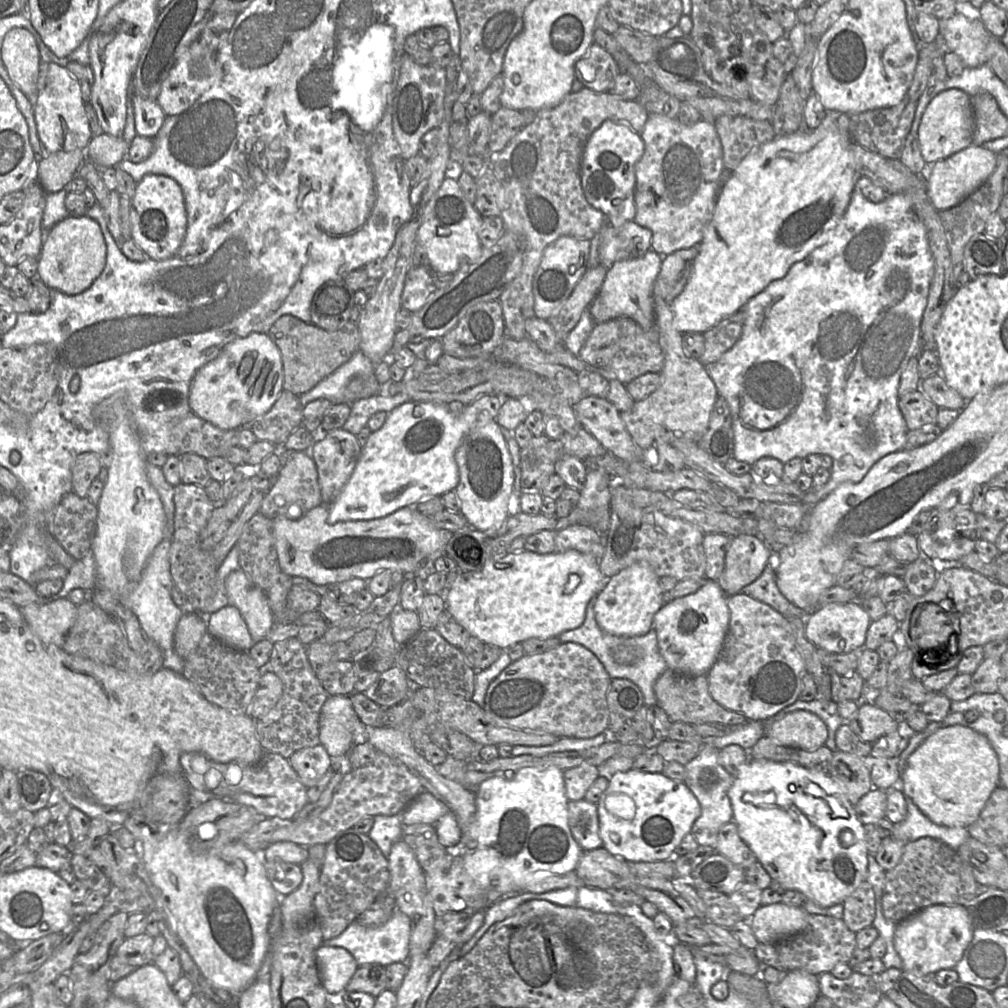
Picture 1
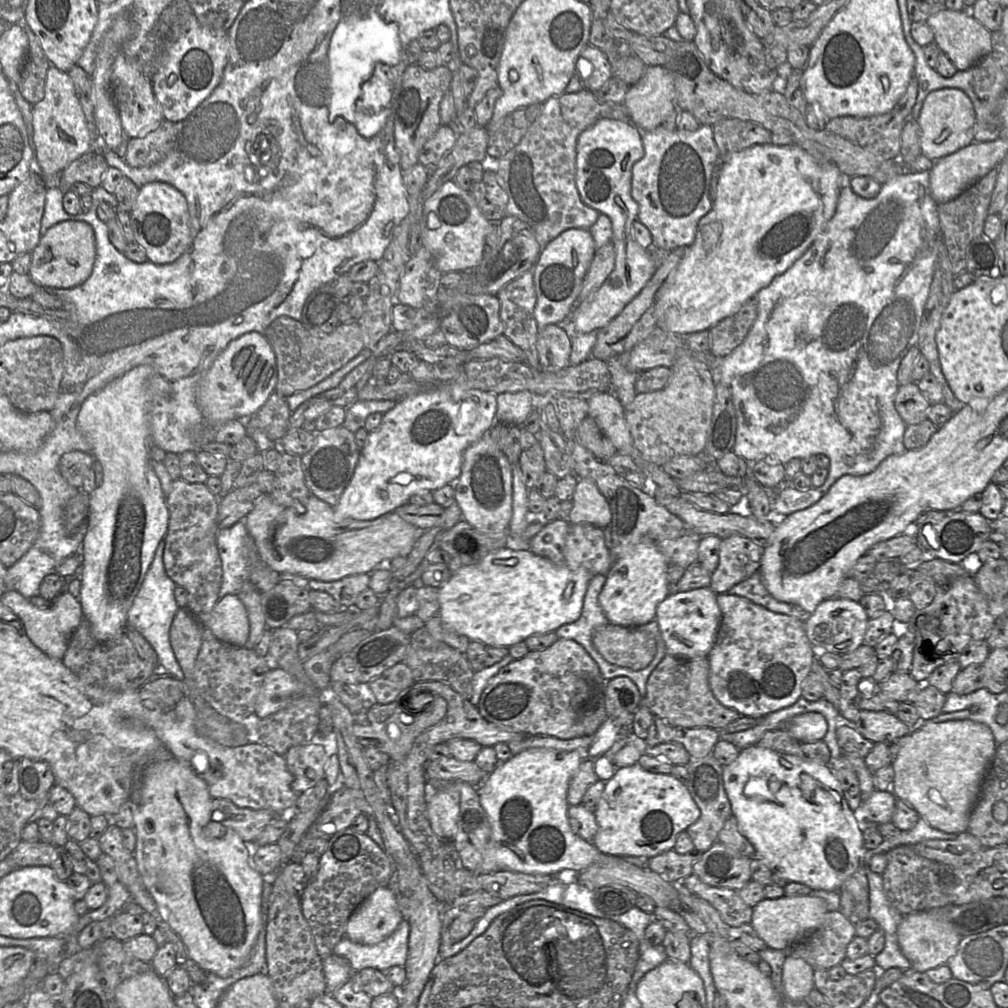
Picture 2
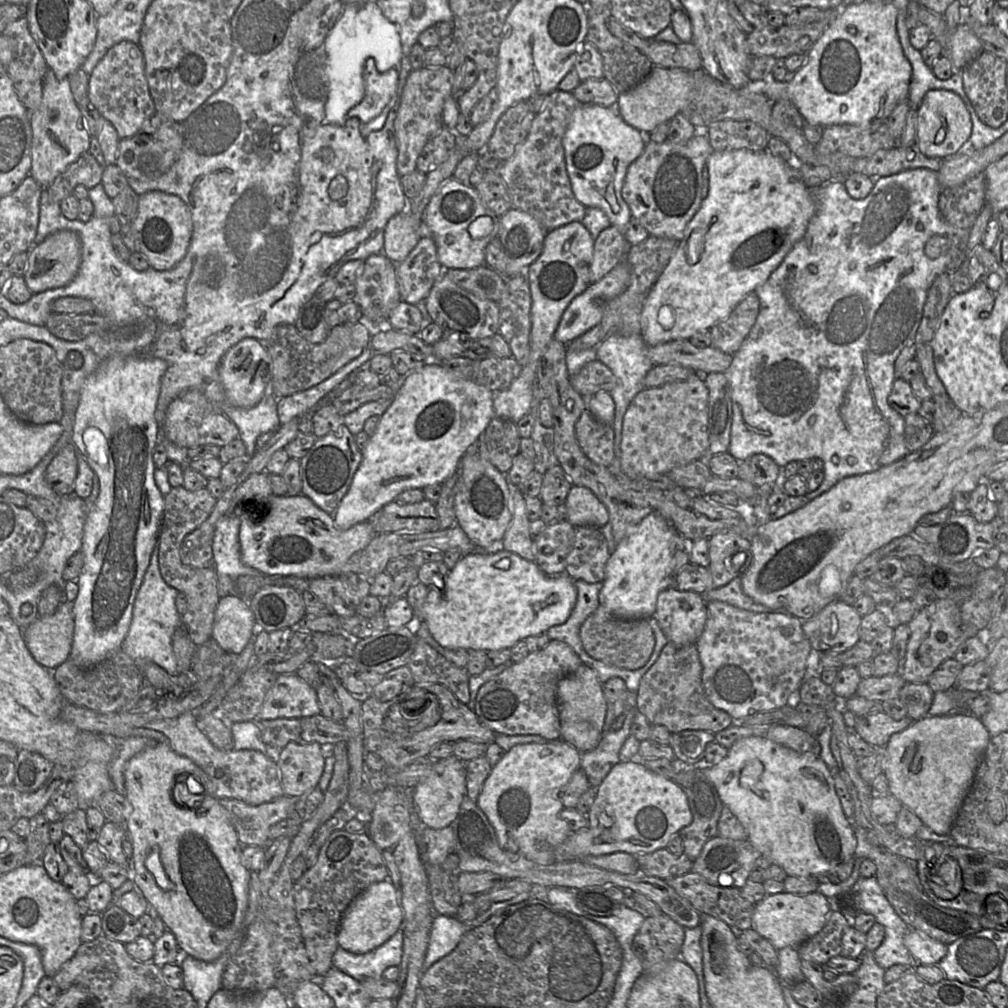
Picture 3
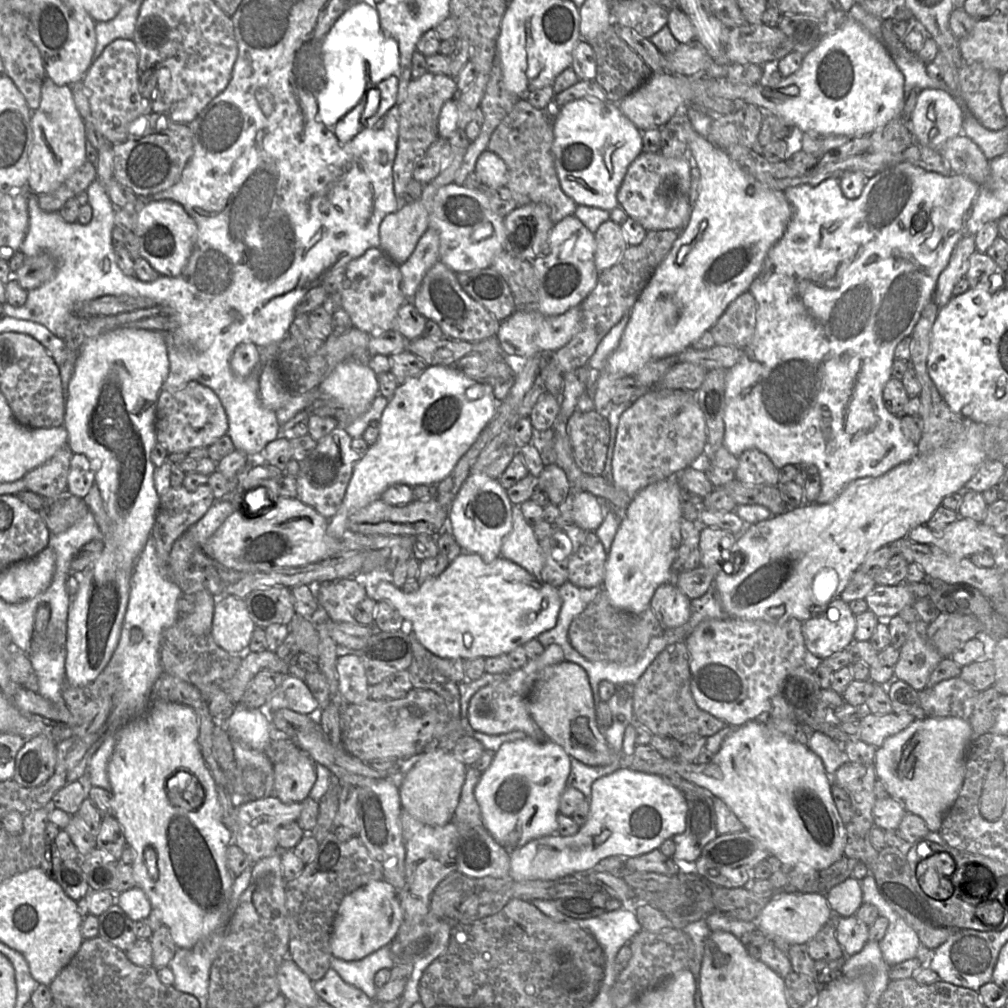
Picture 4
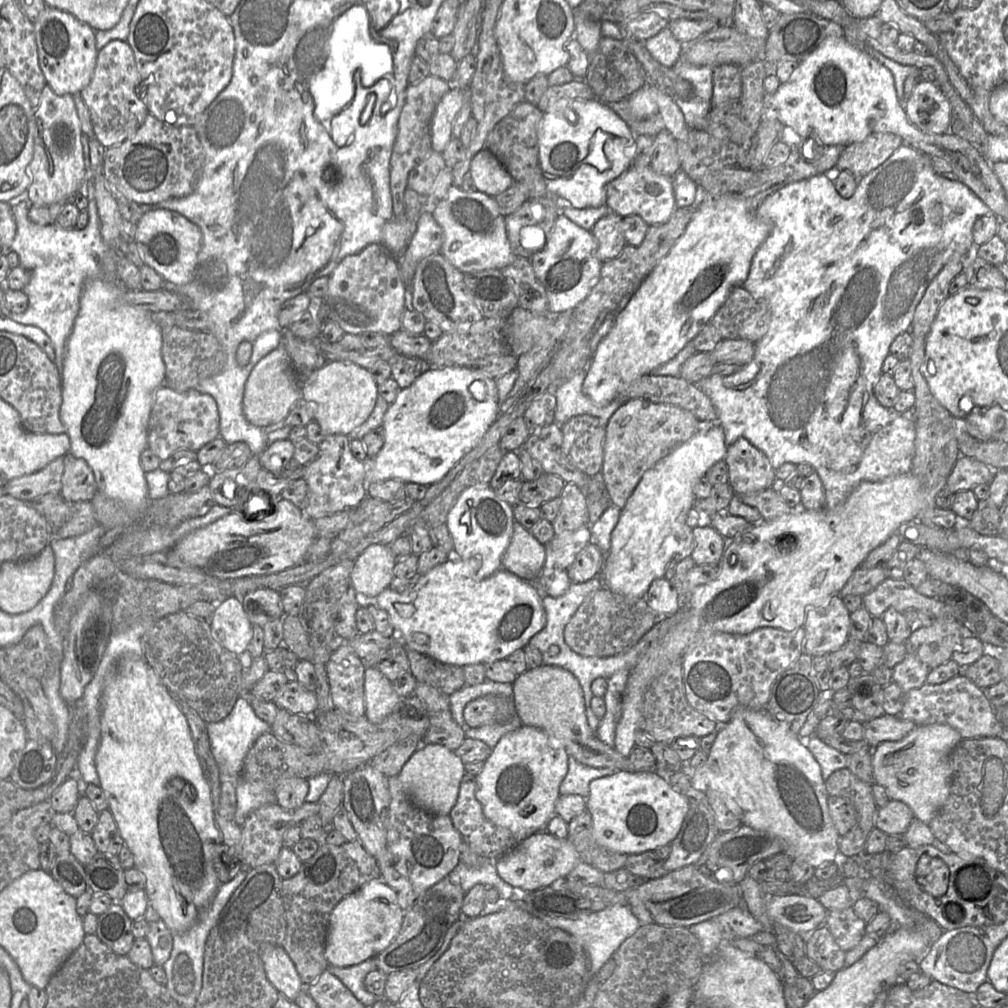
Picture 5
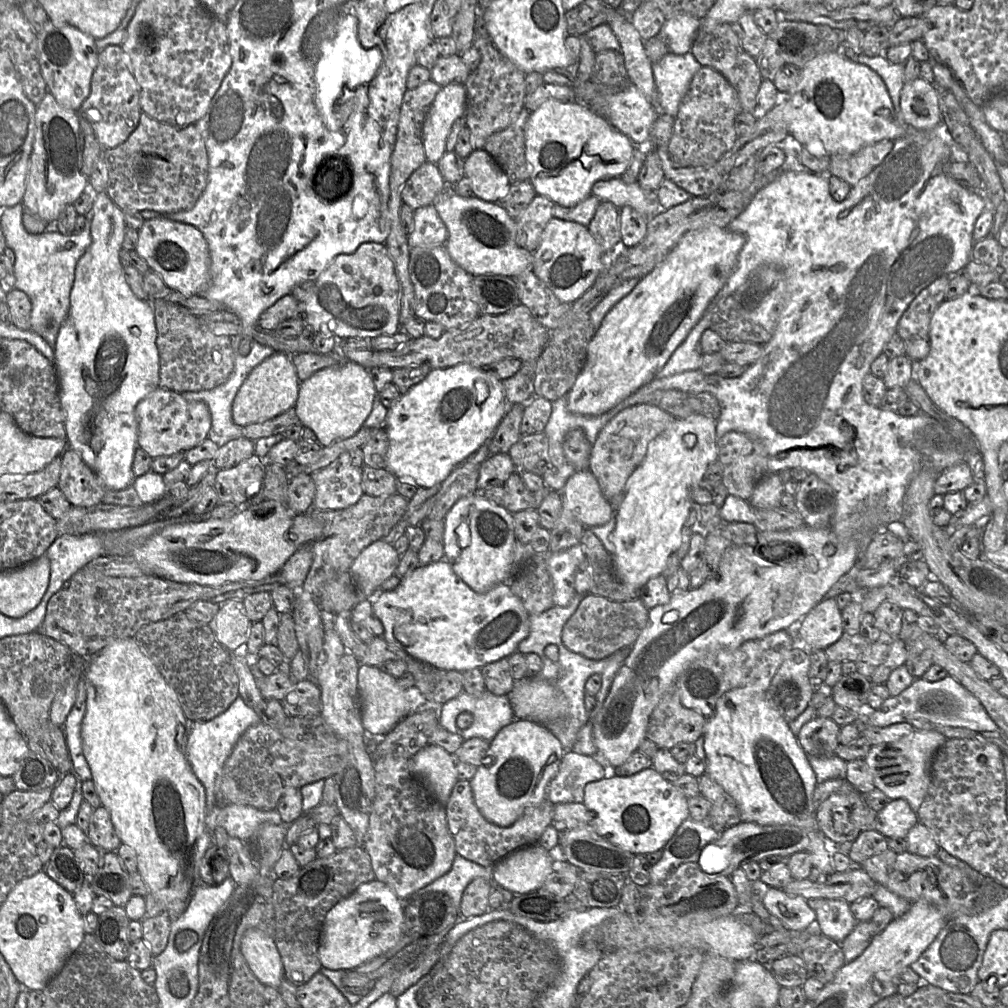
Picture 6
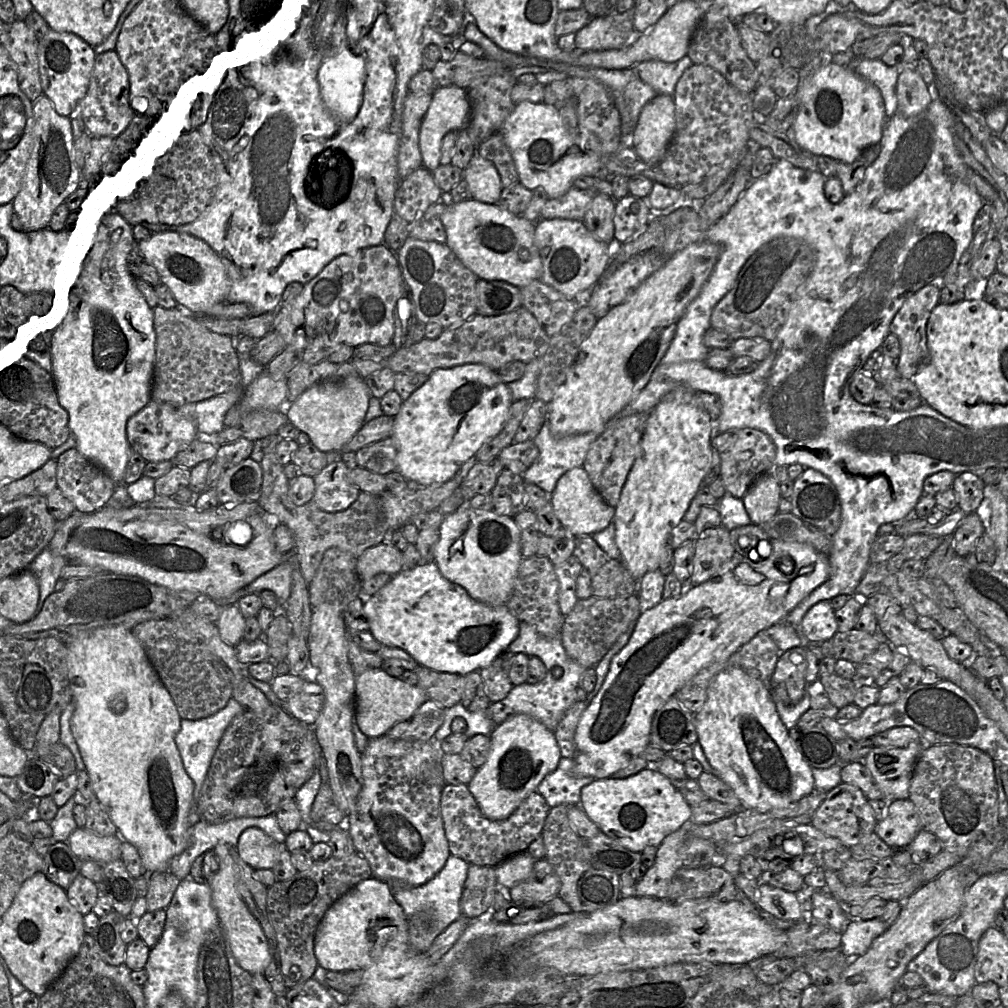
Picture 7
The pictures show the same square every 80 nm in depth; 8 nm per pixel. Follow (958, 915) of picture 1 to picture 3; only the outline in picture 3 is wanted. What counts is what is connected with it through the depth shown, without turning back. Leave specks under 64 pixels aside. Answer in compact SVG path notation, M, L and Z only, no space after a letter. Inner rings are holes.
M912 929L906 933L904 944L918 964L922 965L938 964L948 950L947 944Z

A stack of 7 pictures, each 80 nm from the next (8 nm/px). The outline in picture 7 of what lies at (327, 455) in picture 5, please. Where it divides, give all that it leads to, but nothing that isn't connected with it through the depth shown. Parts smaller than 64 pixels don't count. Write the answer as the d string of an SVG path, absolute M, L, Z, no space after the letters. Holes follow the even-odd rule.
M341 460L328 464L314 480L313 502L324 512L336 513L348 509L360 490L349 478L349 468Z

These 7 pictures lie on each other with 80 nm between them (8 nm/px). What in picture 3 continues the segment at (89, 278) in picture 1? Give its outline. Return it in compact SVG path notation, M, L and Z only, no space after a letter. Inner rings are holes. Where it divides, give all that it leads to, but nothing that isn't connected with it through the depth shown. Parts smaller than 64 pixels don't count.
M59 230L49 235L28 253L28 263L23 274L29 290L35 294L58 288L70 283L76 276L81 261L81 241L79 235L70 230Z

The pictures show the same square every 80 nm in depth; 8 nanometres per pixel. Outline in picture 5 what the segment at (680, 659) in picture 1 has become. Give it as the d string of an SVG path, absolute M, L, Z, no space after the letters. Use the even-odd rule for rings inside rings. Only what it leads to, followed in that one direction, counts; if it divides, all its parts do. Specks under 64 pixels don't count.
M665 577L654 580L644 598L658 619L676 614L683 606L683 595Z

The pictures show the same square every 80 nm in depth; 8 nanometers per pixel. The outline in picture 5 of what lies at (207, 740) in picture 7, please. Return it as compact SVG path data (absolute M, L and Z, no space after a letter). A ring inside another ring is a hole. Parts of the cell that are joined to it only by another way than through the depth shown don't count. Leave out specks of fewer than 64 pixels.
M242 695L236 700L227 717L218 722L207 723L211 751L220 773L228 773L231 777L238 777L239 780L243 761L249 749L260 735L269 731L271 731L270 724L256 715L246 695Z

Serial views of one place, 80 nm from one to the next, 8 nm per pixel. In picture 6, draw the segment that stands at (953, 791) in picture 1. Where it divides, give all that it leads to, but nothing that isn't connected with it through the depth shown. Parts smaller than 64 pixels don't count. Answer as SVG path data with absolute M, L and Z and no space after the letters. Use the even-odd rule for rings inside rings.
M915 729L898 741L872 746L864 760L875 787L885 793L890 800L906 800L917 812L928 793L932 758L946 740L947 738L940 732Z

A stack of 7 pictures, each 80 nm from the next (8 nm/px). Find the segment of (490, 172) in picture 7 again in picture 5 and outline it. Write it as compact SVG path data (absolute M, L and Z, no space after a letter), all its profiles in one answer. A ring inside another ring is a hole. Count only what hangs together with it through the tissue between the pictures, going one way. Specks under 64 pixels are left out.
M486 148L474 156L469 173L473 178L476 190L491 197L504 192L514 183L507 169Z

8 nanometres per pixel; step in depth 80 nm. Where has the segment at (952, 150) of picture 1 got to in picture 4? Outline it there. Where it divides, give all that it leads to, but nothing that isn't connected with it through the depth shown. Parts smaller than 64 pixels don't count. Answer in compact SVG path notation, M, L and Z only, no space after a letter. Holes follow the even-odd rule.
M924 89L918 93L911 116L914 140L933 150L950 138L962 135L964 111L957 100L941 89Z

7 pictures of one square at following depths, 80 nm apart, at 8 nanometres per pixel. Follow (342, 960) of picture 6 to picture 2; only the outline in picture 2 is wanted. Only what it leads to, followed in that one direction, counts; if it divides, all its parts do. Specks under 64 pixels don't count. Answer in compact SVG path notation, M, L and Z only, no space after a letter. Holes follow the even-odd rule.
M387 886L380 887L353 911L345 937L361 944L377 944L391 935L402 920L394 892Z

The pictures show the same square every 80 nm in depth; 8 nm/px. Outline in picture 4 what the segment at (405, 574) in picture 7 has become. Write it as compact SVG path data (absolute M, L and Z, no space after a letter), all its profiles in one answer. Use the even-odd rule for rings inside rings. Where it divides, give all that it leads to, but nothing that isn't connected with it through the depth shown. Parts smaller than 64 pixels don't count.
M463 550L443 573L424 581L416 592L402 592L393 584L391 573L390 579L376 584L373 599L391 603L404 620L411 621L418 640L430 652L443 658L464 660L508 654L516 647L536 639L541 633L555 627L562 605L559 588L543 582L514 562L499 556L493 562L485 563L480 555Z

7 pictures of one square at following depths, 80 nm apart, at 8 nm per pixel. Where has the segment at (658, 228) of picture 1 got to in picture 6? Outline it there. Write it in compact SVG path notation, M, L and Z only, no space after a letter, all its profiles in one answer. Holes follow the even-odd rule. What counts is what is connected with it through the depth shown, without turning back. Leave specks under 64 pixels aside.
M621 178L599 180L593 184L591 193L598 197L600 201L611 202L618 209L624 206L630 206L645 215L648 219L655 217L663 211L656 191L644 190L637 182L627 184Z

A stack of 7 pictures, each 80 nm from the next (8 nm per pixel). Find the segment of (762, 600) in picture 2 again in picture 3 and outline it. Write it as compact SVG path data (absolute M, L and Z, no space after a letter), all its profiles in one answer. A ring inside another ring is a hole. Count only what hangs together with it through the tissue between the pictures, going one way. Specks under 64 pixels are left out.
M740 577L734 578L727 585L711 588L706 593L702 594L702 596L707 603L718 600L755 613L774 612L755 602L743 592Z

